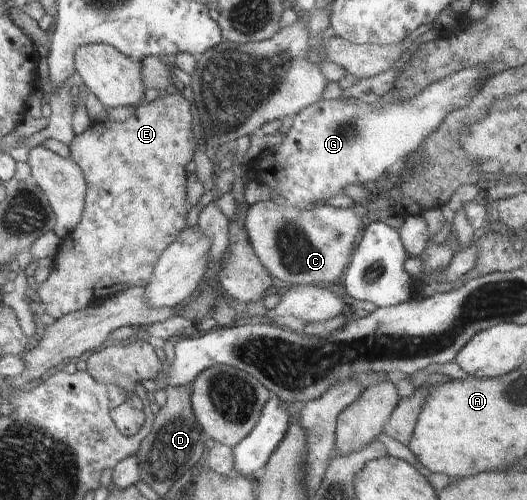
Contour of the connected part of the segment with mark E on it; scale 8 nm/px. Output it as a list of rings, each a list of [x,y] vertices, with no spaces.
[[[173,91],[161,94],[158,99],[150,103],[142,103],[134,114],[123,122],[116,122],[109,118],[102,123],[92,122],[86,131],[74,136],[74,139],[69,144],[70,158],[78,165],[86,181],[85,207],[80,223],[74,227],[74,231],[64,238],[58,246],[58,252],[53,256],[54,261],[51,263],[50,275],[39,285],[40,288],[37,292],[32,295],[41,311],[58,320],[67,314],[88,308],[95,302],[104,301],[112,294],[129,288],[146,287],[148,285],[155,269],[156,261],[162,255],[162,251],[176,241],[178,235],[187,228],[186,215],[191,206],[186,201],[188,176],[186,165],[192,160],[194,153],[198,149],[197,146],[200,145],[194,138],[196,131],[194,132],[193,124],[196,123],[194,106],[182,94]]]

